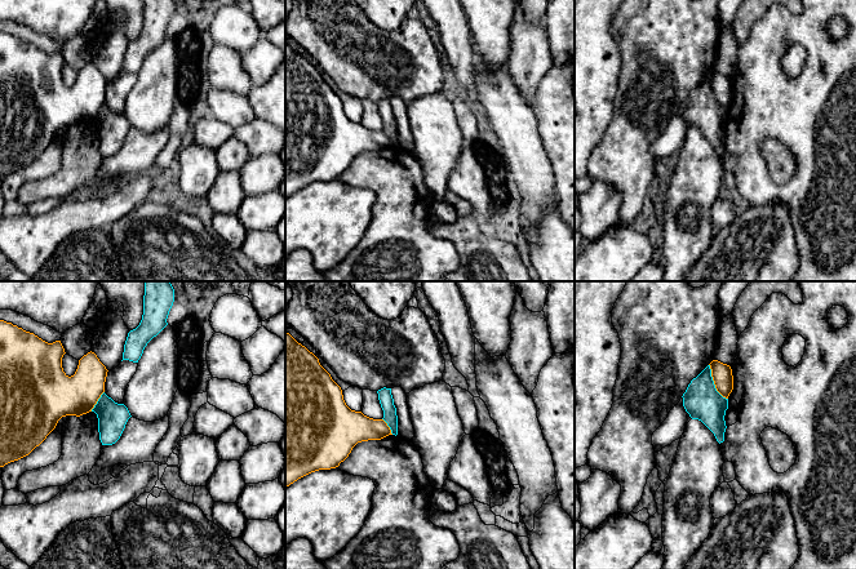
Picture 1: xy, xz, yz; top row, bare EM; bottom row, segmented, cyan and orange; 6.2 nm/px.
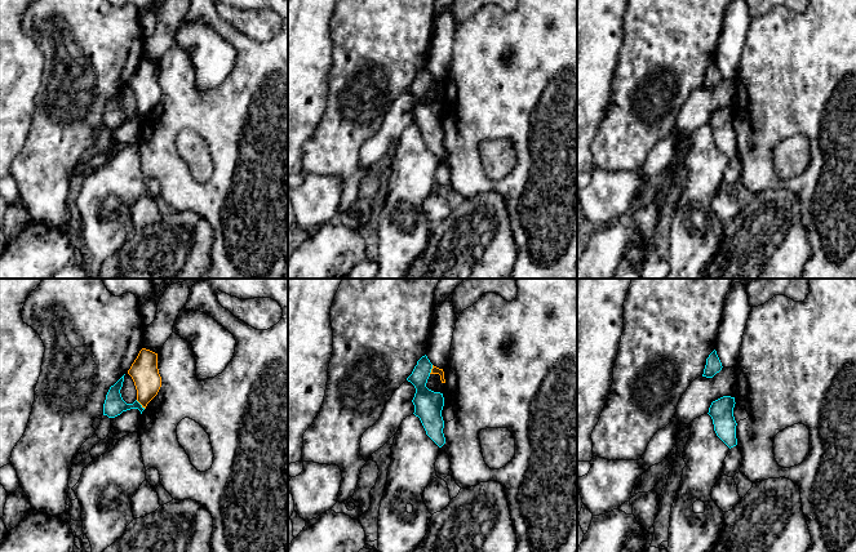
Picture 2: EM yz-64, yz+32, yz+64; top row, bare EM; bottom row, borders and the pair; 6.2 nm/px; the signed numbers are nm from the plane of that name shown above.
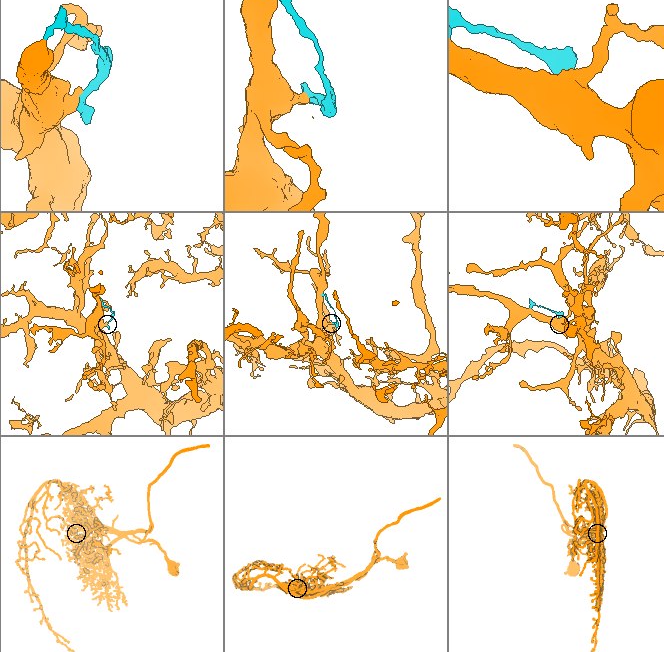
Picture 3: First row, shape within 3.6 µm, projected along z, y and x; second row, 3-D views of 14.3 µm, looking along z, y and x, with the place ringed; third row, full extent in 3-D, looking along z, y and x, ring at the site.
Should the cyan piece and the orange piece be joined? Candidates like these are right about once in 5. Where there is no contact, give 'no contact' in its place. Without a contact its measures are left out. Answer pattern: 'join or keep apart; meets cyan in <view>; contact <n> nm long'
keep apart; meets cyan in yz; contact 260 nm long

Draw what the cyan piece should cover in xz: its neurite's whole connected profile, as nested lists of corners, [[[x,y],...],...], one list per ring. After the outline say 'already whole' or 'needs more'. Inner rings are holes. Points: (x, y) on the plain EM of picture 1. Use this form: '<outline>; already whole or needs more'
[[[381,99],[377,102],[378,111],[381,115],[381,119],[383,121],[383,132],[387,134],[387,137],[391,141],[392,146],[398,146],[398,126],[396,126],[396,119],[394,116],[394,110],[391,106],[391,99]]]; already whole

